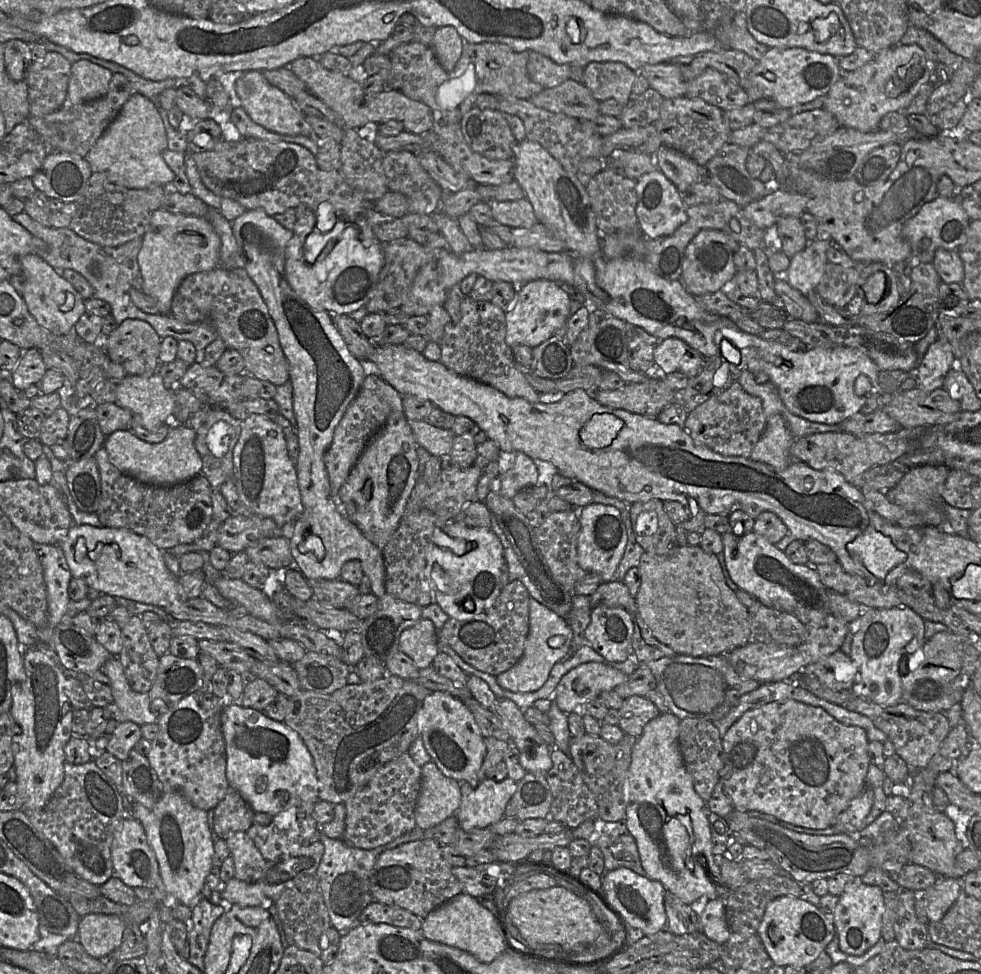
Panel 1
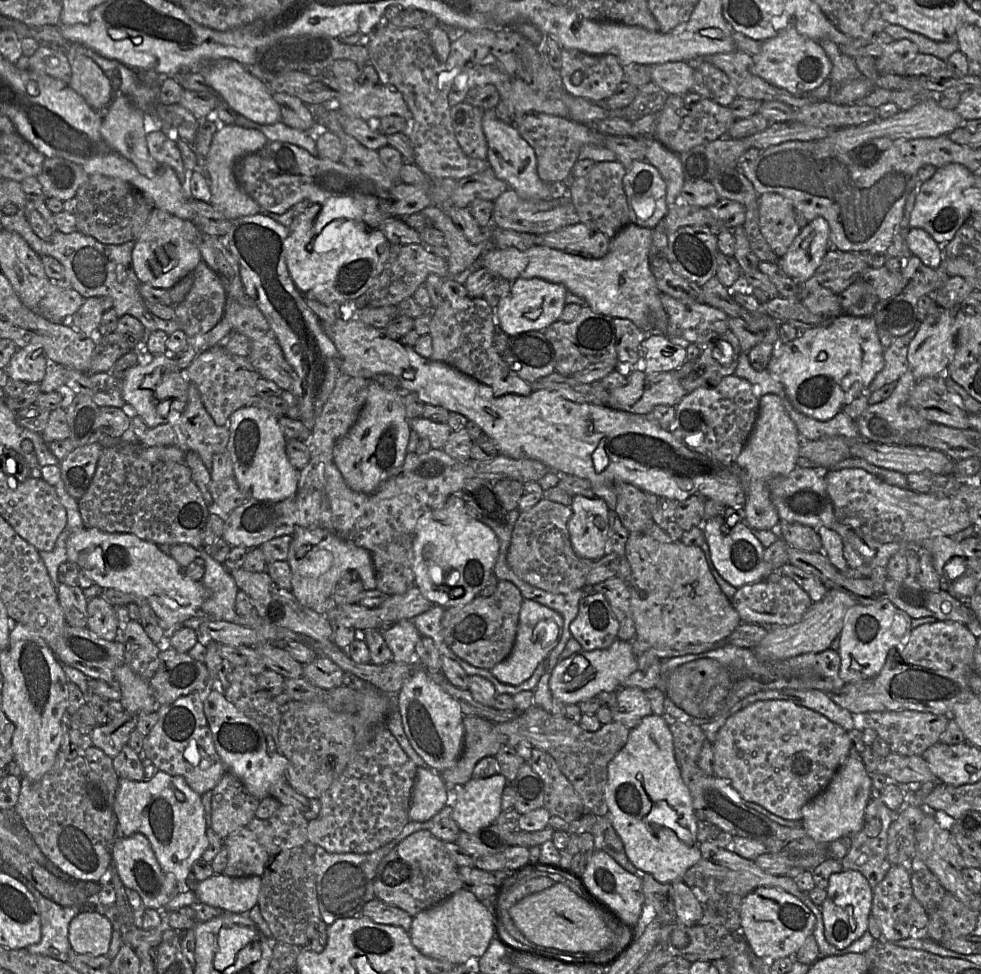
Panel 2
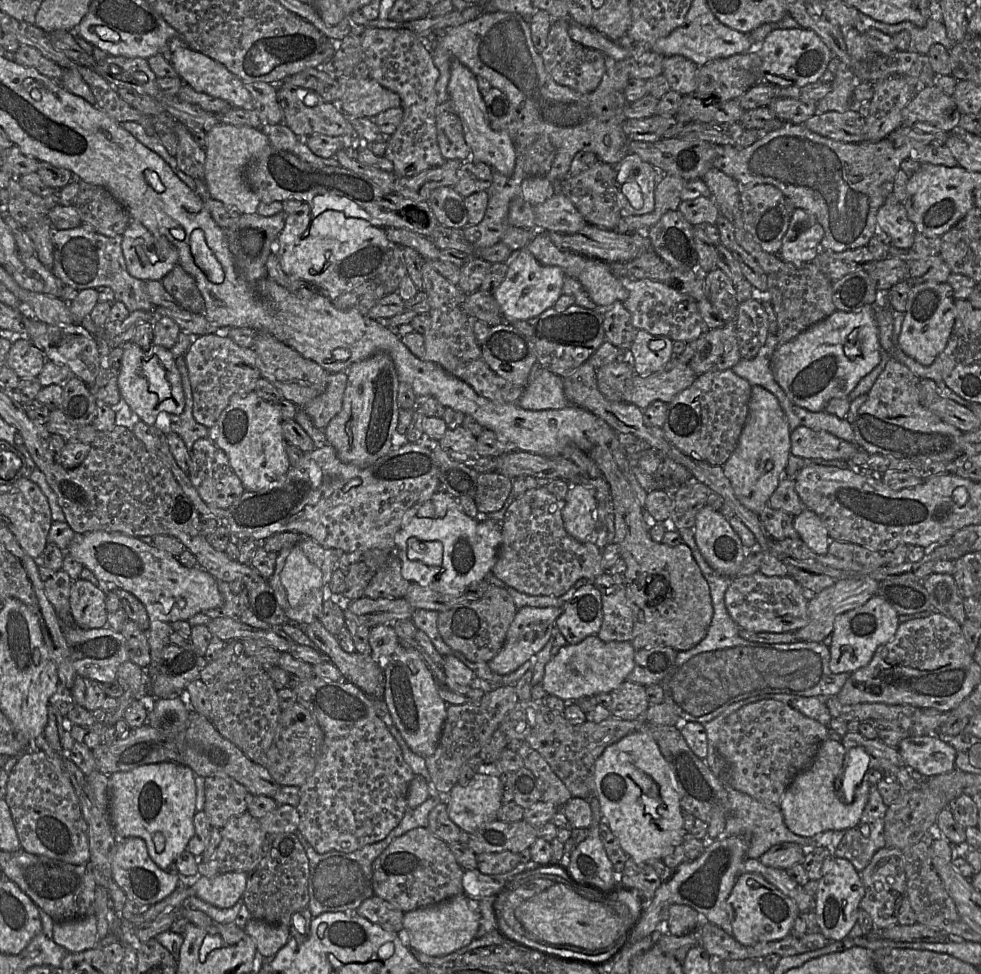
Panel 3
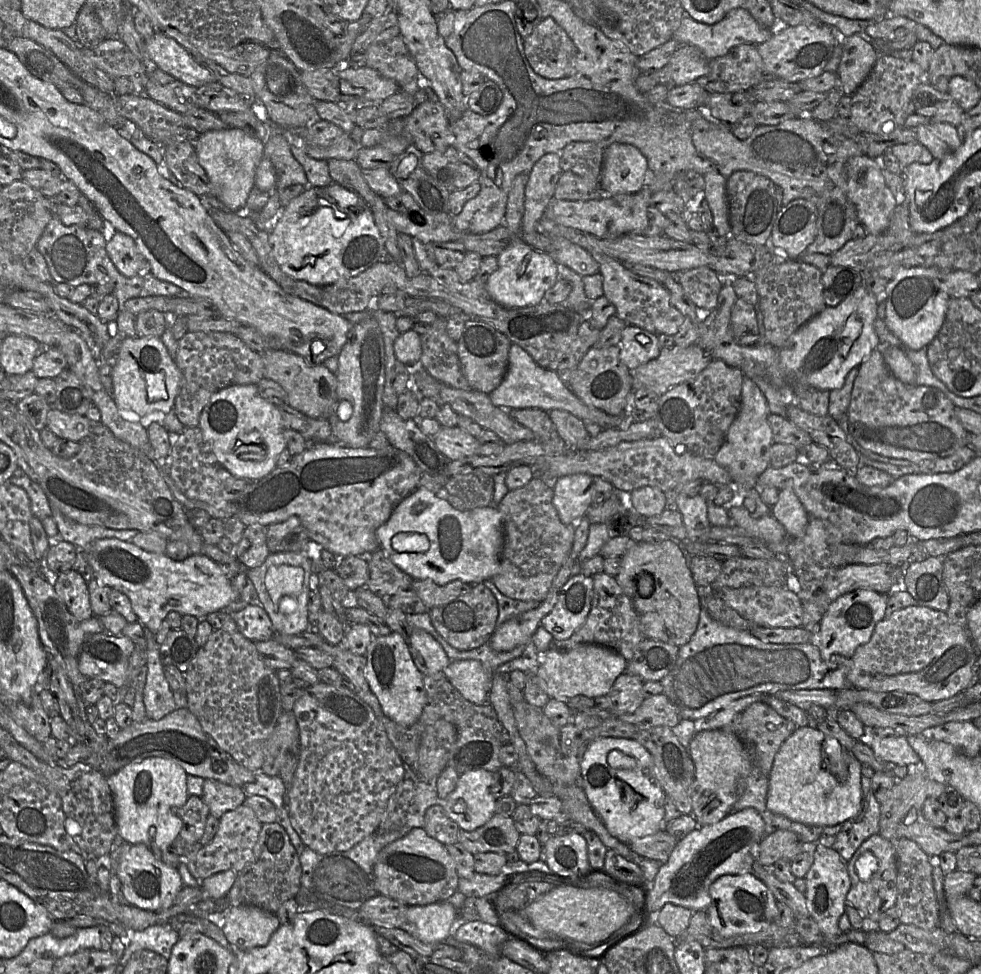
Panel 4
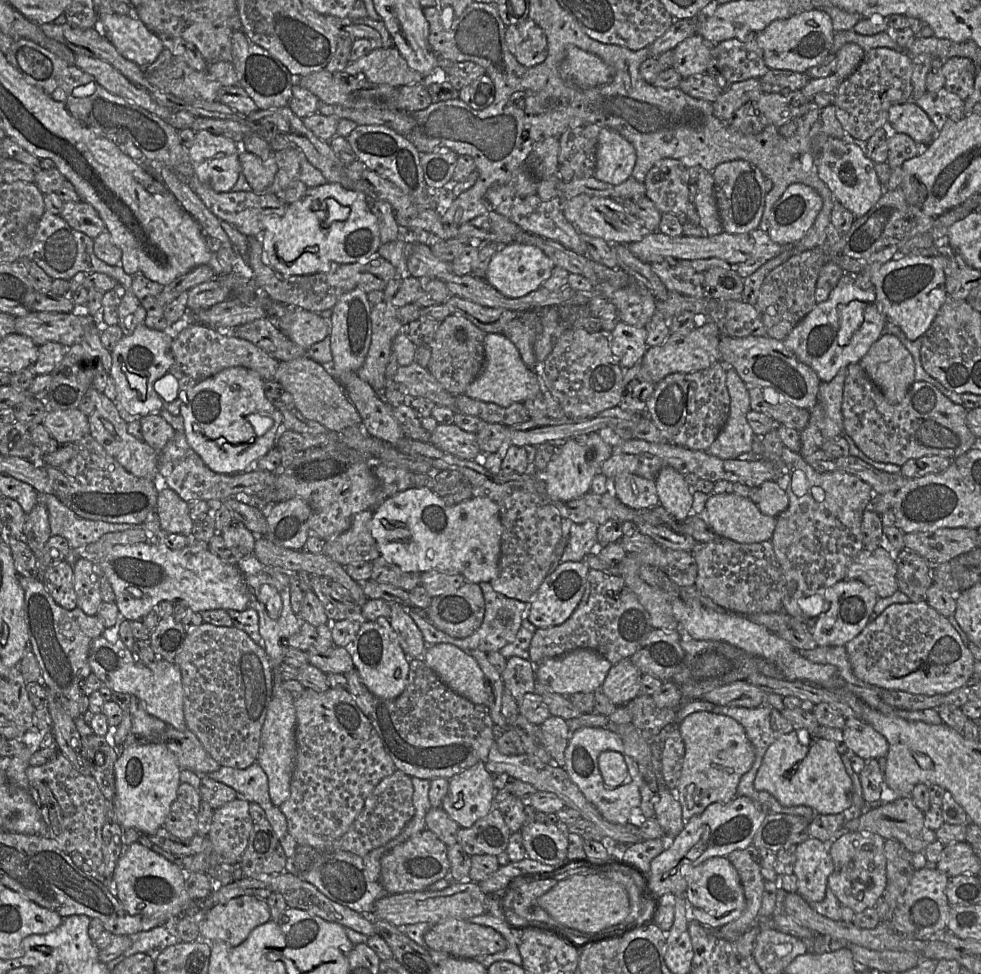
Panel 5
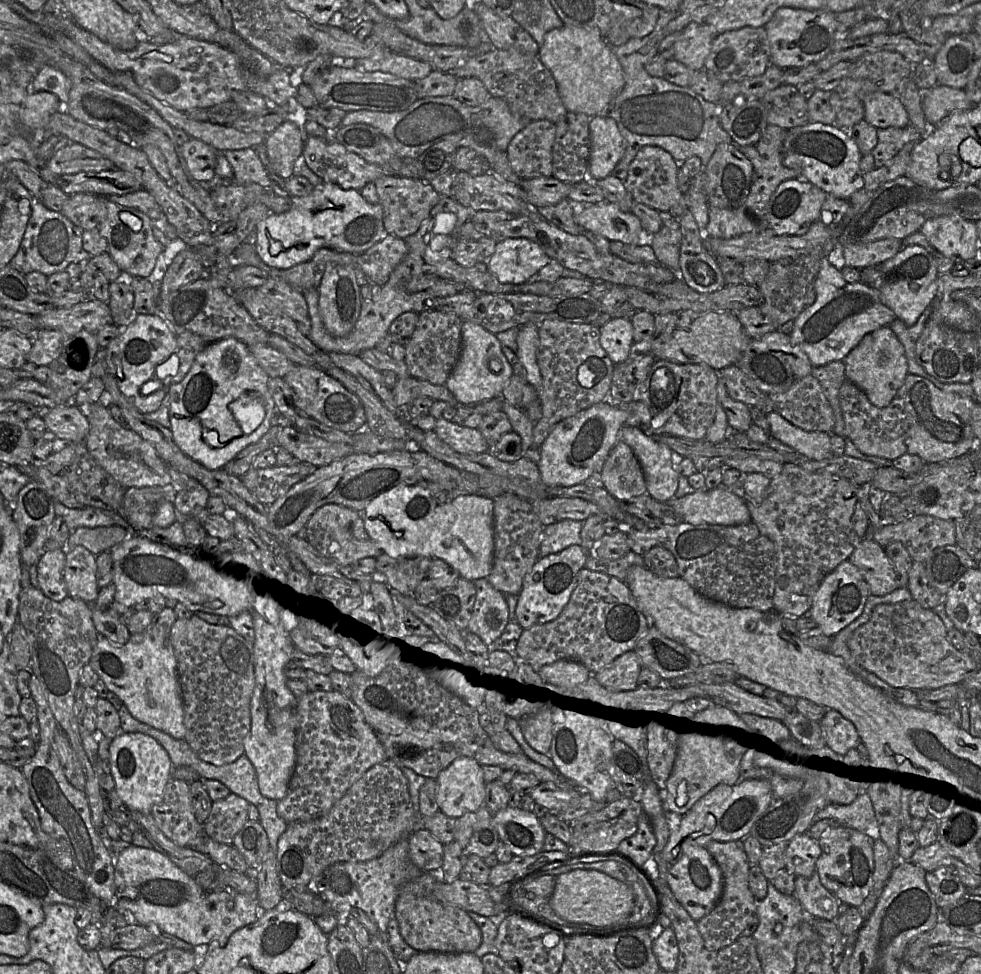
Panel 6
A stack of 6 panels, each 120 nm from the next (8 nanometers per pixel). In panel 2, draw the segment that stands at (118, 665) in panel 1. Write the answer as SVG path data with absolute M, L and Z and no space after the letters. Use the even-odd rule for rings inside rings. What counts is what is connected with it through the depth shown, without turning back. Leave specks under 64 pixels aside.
M126 664L118 665L114 669L114 679L121 687L119 700L124 710L134 714L156 712L160 707L153 698L149 680L145 680Z

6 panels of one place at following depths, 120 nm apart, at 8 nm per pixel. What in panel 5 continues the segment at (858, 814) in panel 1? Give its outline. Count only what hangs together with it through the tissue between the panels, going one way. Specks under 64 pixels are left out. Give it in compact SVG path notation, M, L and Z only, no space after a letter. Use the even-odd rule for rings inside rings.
M806 730L784 734L768 747L754 787L768 792L783 806L808 806L817 814L839 814L853 802L853 782L836 744L815 735L807 736Z

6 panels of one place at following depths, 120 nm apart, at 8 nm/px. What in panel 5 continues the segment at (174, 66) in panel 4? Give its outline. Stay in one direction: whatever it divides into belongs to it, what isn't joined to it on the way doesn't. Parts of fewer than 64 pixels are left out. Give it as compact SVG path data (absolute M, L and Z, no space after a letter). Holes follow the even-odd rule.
M100 13L97 27L123 57L140 67L153 64L165 48L160 37L136 16Z

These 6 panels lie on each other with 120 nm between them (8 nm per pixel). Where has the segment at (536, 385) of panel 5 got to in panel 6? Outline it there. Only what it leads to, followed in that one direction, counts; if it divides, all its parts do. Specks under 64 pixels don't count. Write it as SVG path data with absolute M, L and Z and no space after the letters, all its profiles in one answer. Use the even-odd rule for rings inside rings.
M463 321L461 328L461 352L459 359L447 379L445 386L461 405L476 405L485 401L500 398L501 393L513 375L513 367L503 353L502 344L496 336L481 326ZM490 359L499 361L500 370L492 372Z

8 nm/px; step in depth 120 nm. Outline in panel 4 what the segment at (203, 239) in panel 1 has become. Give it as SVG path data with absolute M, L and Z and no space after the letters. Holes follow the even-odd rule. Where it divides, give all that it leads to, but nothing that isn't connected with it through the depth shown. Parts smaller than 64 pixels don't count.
M117 230L106 243L106 251L117 270L126 277L148 272L148 262L138 251L134 240Z

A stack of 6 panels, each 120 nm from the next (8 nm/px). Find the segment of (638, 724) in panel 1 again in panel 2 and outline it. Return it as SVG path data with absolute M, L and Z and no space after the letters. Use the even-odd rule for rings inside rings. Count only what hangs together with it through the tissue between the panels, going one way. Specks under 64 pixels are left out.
M625 686L616 692L616 704L611 708L614 721L633 729L644 717L653 714L644 690Z

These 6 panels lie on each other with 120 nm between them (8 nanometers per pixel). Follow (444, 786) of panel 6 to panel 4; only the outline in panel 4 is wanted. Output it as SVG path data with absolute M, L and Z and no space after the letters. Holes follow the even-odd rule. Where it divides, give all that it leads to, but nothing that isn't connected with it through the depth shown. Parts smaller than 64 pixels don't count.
M474 769L460 775L455 789L441 801L441 805L447 816L455 821L460 829L473 831L492 818L499 797L498 772Z

